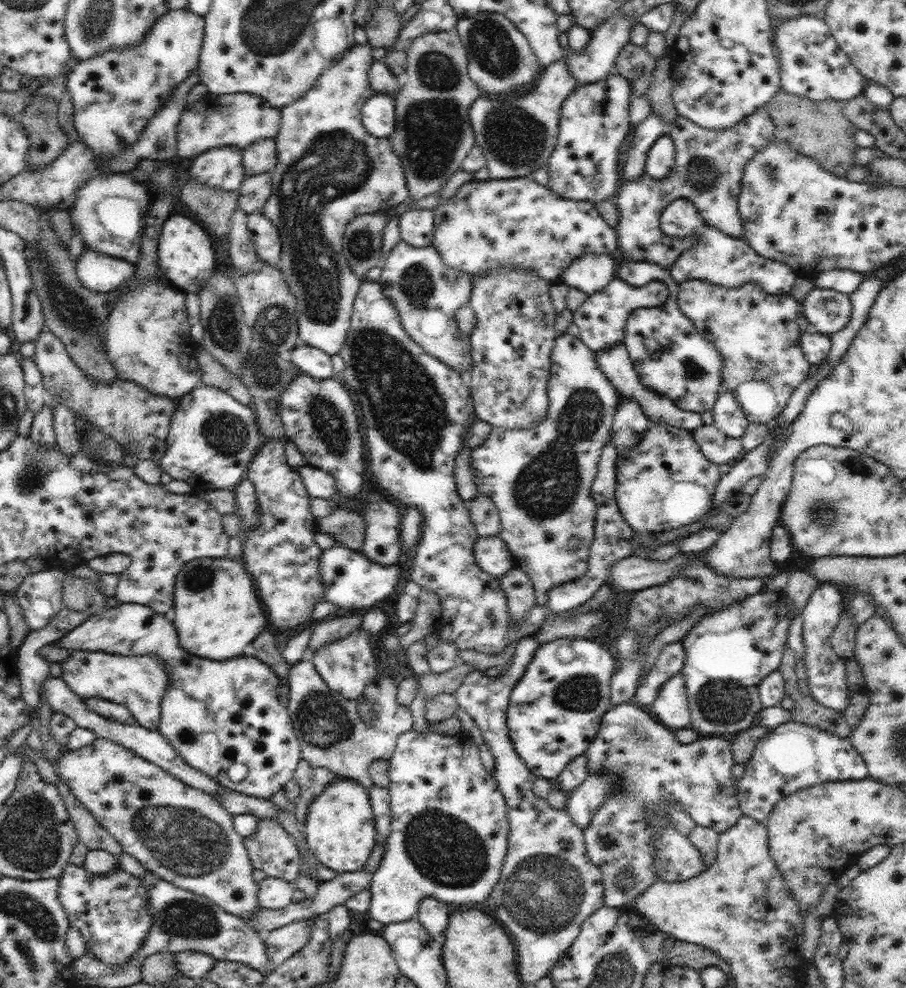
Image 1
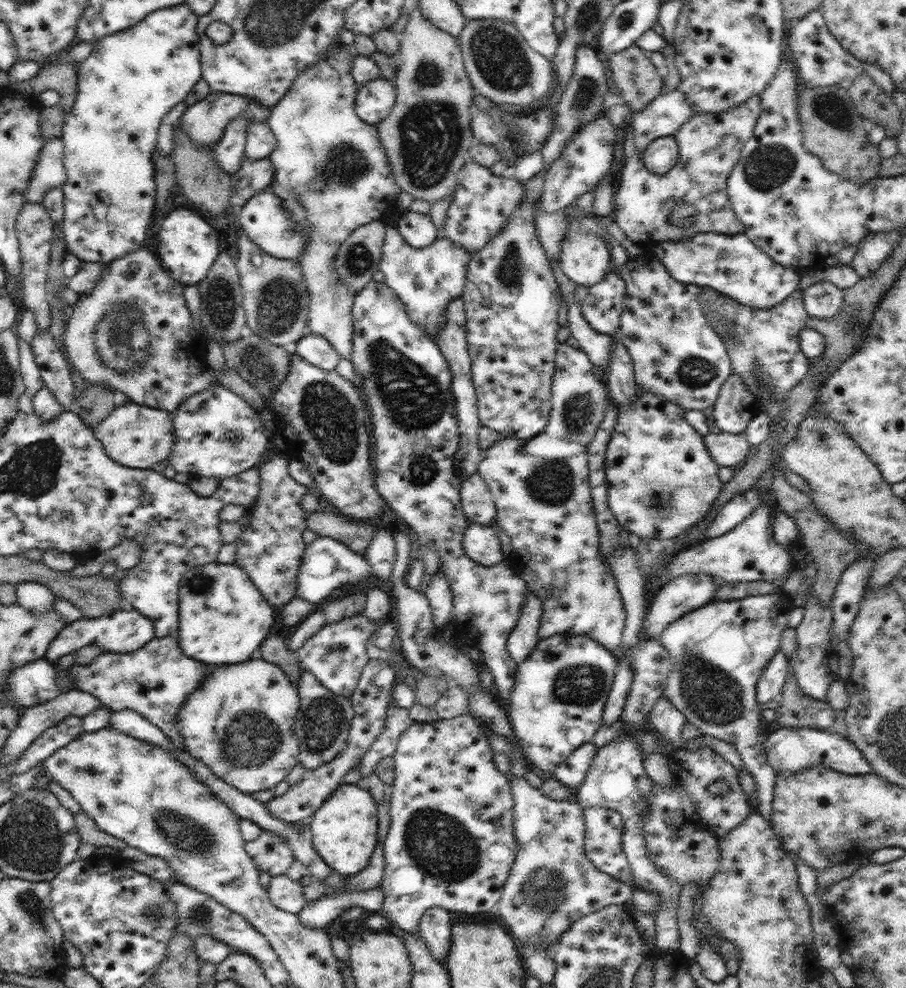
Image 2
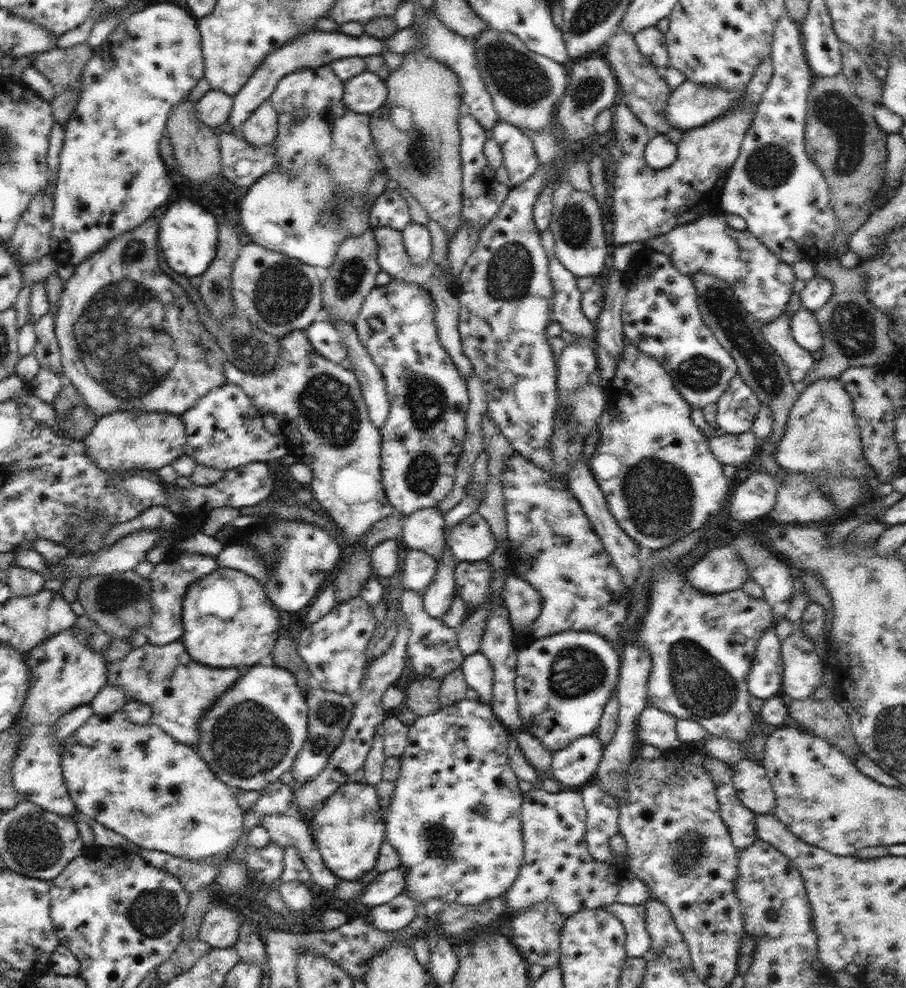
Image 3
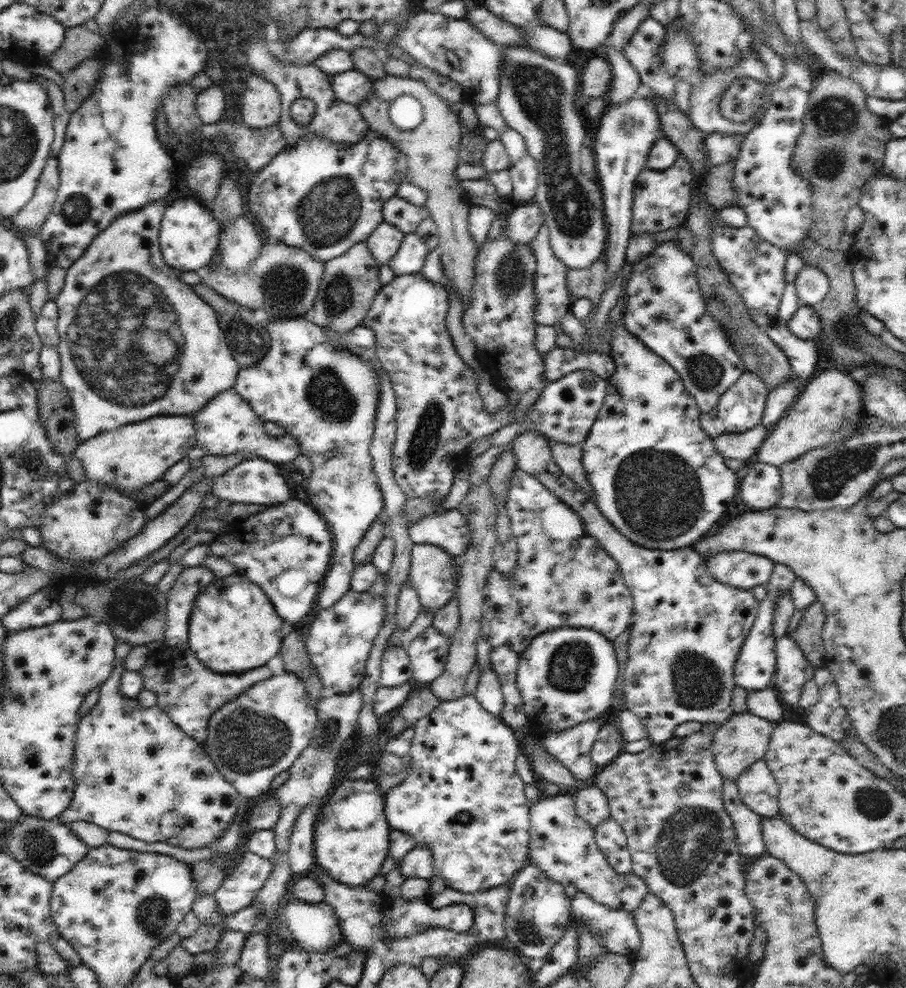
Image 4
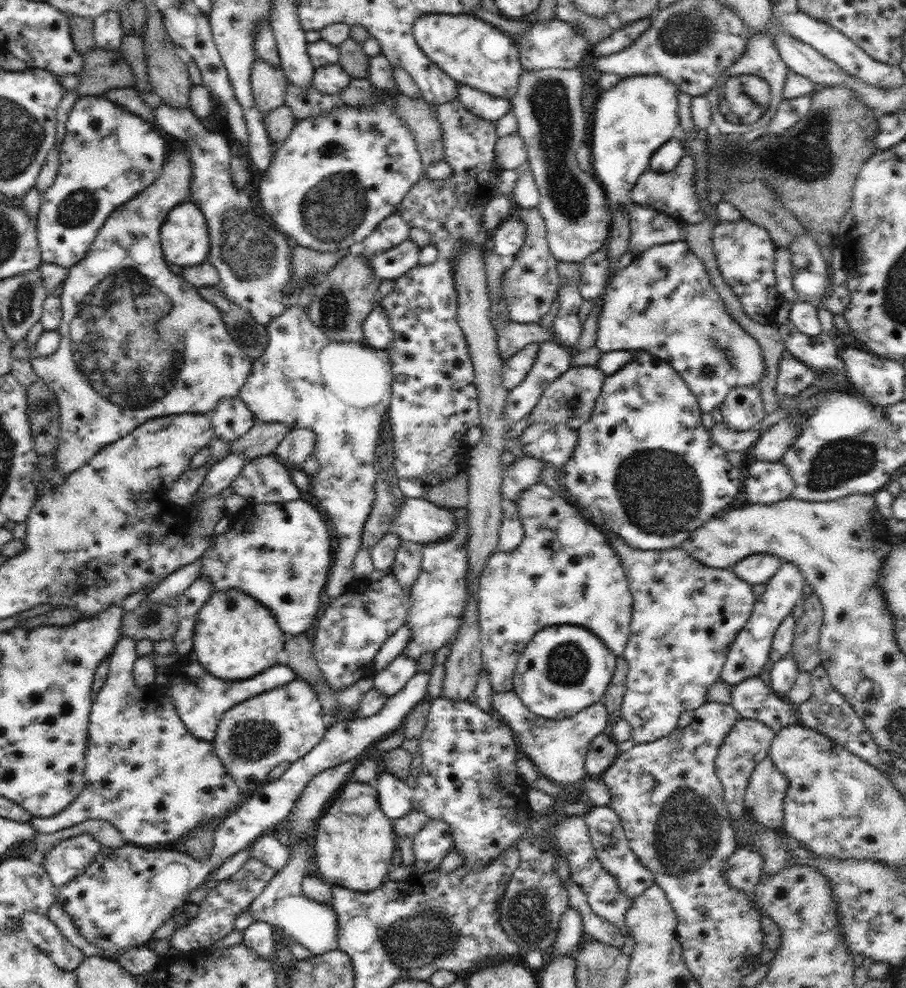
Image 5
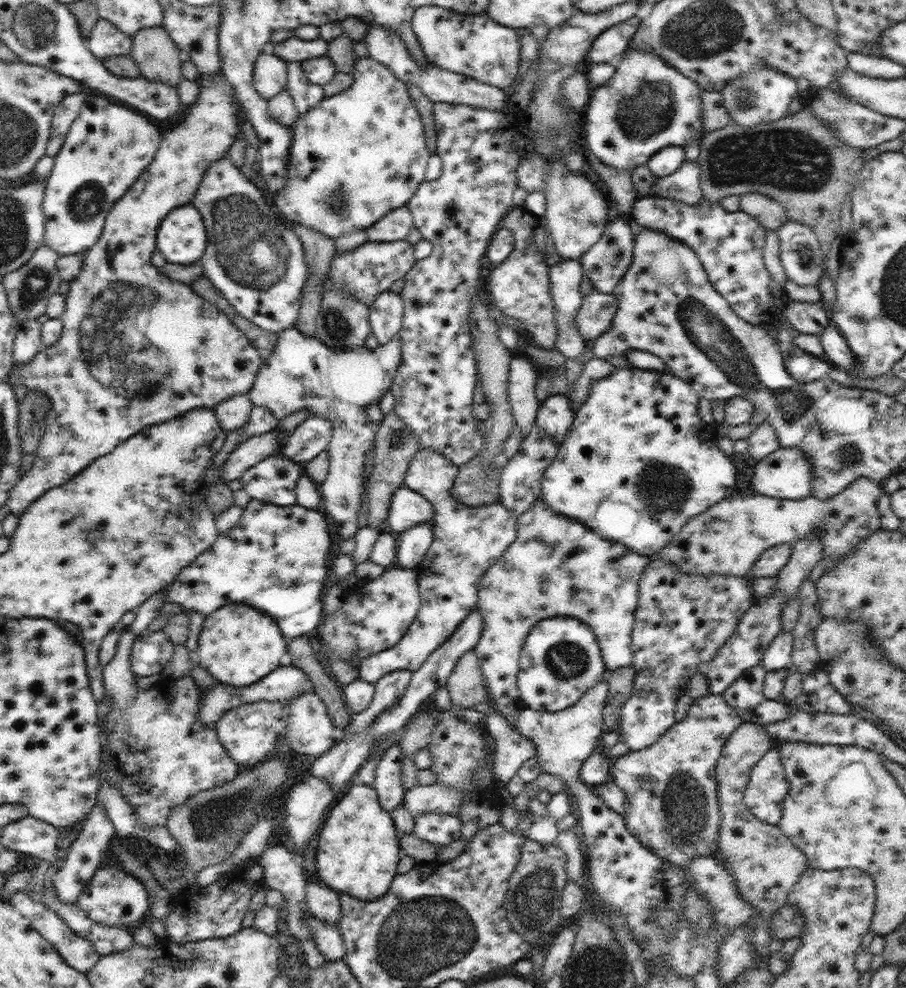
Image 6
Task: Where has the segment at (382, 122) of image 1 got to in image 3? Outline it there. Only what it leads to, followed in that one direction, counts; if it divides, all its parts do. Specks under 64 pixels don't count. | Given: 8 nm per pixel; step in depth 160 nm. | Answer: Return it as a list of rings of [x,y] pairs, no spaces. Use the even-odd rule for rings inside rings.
[[[362,72],[345,82],[343,101],[349,110],[375,115],[388,94],[387,84],[372,72]]]

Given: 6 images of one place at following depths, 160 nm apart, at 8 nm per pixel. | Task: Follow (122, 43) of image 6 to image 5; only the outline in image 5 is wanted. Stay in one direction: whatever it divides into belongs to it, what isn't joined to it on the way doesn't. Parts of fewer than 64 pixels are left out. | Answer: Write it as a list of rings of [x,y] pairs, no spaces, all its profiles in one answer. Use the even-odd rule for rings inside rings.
[[[108,9],[104,14],[93,19],[93,35],[96,49],[120,50],[125,32],[122,30],[121,14],[118,9]]]

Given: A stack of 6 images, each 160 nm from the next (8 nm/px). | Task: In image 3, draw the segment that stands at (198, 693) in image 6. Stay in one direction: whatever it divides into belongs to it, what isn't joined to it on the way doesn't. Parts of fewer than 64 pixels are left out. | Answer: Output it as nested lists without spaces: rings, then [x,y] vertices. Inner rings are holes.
[[[121,708],[112,714],[107,714],[107,716],[100,716],[94,713],[66,742],[63,742],[61,747],[62,776],[64,777],[69,795],[76,805],[76,809],[83,814],[80,814],[80,819],[86,820],[86,822],[88,822],[90,818],[97,820],[106,828],[121,834],[128,842],[137,844],[142,849],[147,848],[159,850],[160,852],[168,852],[168,854],[188,858],[194,862],[213,862],[213,864],[219,864],[219,862],[221,862],[218,869],[219,873],[216,873],[215,876],[215,889],[218,888],[226,895],[236,894],[239,898],[243,897],[244,899],[246,899],[246,895],[250,895],[252,874],[250,874],[249,868],[246,866],[244,860],[242,860],[242,862],[235,861],[234,859],[225,861],[231,856],[231,850],[234,850],[234,847],[244,832],[243,822],[245,810],[238,805],[234,788],[222,782],[222,780],[210,770],[210,767],[204,762],[204,759],[197,753],[196,746],[182,744],[174,740],[168,732],[159,728],[152,720],[148,724],[134,724],[123,711],[123,708]]]

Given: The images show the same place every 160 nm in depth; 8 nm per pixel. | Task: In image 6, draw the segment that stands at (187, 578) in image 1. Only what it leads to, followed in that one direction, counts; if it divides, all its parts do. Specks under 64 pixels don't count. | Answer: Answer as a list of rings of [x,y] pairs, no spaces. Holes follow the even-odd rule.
[[[231,602],[217,608],[205,617],[201,632],[194,652],[196,662],[223,685],[254,685],[274,668],[278,668],[282,654],[287,652],[284,635],[276,621],[242,603]]]

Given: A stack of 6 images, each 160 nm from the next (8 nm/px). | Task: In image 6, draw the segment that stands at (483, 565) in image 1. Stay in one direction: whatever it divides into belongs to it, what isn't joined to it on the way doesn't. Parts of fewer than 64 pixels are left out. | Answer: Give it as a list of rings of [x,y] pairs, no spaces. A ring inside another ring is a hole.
[[[402,486],[392,495],[387,524],[400,535],[417,524],[433,522],[434,515],[434,507],[426,497]]]

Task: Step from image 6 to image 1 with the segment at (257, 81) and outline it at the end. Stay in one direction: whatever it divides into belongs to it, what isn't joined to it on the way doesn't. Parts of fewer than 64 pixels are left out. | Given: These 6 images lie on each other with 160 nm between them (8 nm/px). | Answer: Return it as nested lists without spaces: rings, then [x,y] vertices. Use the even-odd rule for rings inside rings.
[[[262,138],[242,151],[242,162],[246,175],[271,172],[277,163],[274,138]]]

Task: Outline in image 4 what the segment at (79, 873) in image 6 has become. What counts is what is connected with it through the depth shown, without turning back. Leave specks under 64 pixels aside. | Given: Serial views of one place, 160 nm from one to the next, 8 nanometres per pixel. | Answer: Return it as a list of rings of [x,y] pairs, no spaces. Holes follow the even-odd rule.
[[[24,815],[13,827],[8,828],[6,836],[10,854],[24,868],[34,874],[42,875],[52,884],[80,862],[89,849],[86,843],[70,830],[68,823],[58,819],[46,820],[37,816]]]

